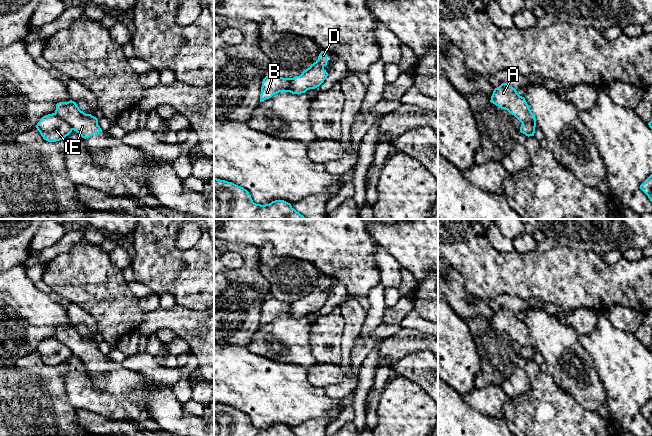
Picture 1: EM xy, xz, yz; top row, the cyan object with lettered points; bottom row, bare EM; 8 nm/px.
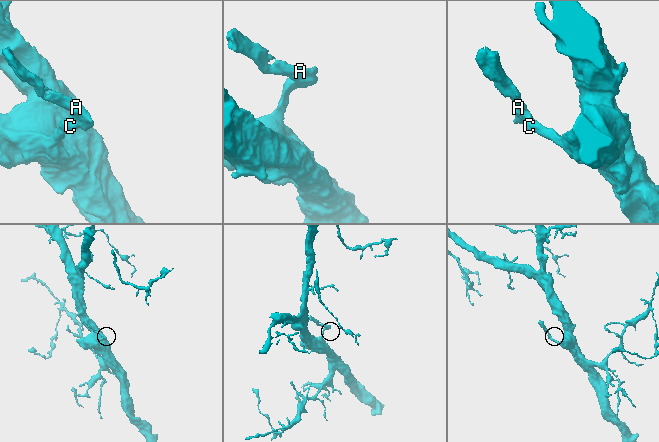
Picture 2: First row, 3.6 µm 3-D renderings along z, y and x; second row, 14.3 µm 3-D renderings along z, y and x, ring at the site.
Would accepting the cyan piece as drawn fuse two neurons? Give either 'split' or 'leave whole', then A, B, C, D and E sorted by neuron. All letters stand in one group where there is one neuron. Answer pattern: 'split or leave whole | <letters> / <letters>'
split | A D E / B C

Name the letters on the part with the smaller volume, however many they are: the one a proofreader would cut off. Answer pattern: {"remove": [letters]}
{"remove": ["A", "D", "E"]}

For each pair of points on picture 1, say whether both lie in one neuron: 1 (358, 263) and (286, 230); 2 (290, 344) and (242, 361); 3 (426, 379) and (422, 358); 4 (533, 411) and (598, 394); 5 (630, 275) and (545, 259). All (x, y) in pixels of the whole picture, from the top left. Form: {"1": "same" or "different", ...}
{"1": "same", "2": "different", "3": "same", "4": "different", "5": "same"}

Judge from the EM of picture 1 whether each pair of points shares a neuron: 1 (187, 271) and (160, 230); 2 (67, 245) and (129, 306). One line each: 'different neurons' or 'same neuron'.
1: same neuron
2: different neurons

